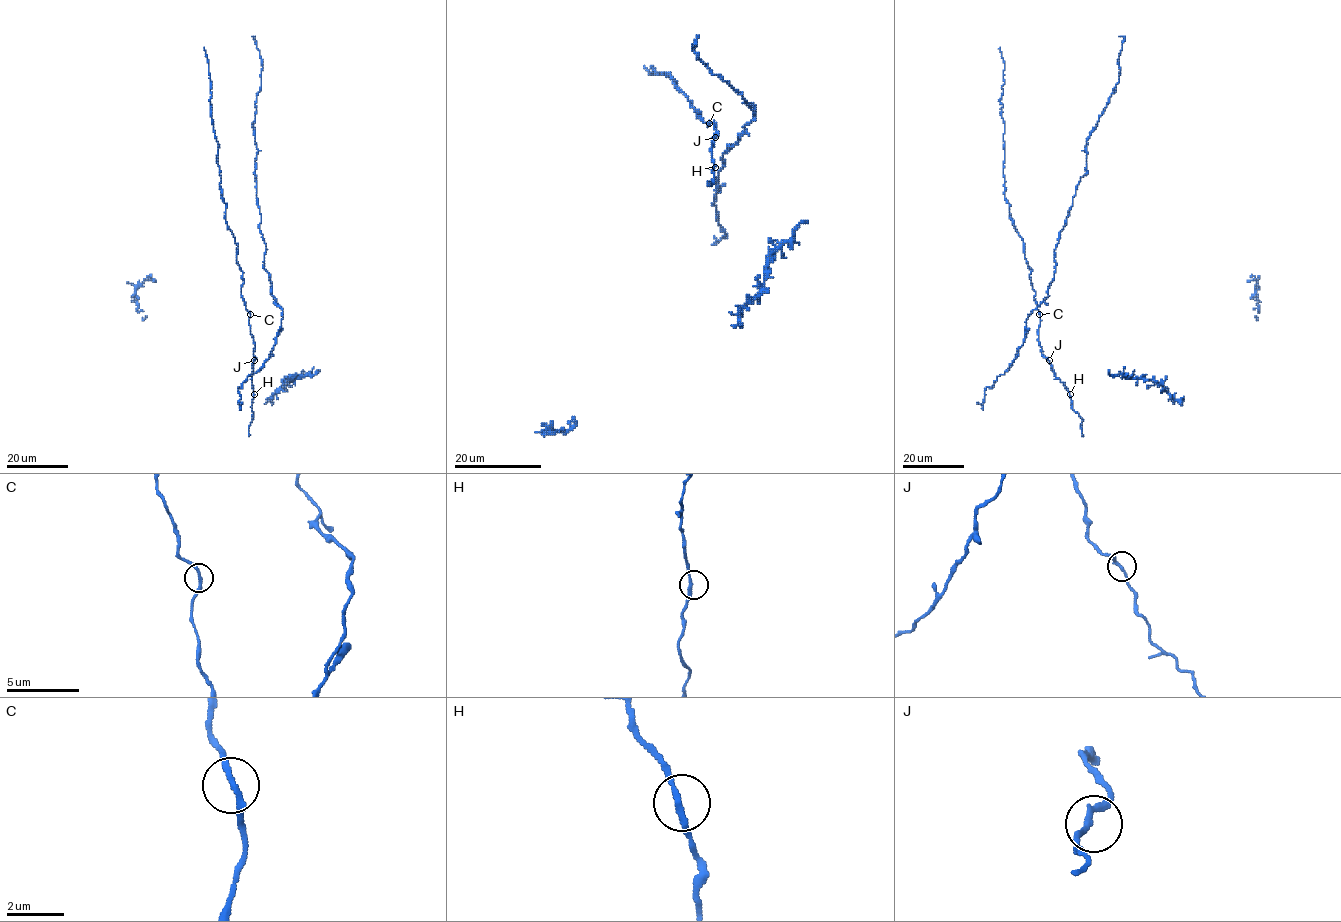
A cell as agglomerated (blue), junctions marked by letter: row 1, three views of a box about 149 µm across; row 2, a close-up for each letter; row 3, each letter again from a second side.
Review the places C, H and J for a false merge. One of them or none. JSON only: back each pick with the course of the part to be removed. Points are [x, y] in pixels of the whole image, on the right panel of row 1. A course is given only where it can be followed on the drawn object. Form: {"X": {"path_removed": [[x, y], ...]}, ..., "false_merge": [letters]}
{"false_merge": []}

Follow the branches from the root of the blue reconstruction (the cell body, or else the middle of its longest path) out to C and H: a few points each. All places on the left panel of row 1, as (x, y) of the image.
C: (254, 360), (255, 345), (250, 331), (250, 314)
H: (254, 360), (251, 382), (254, 394)

